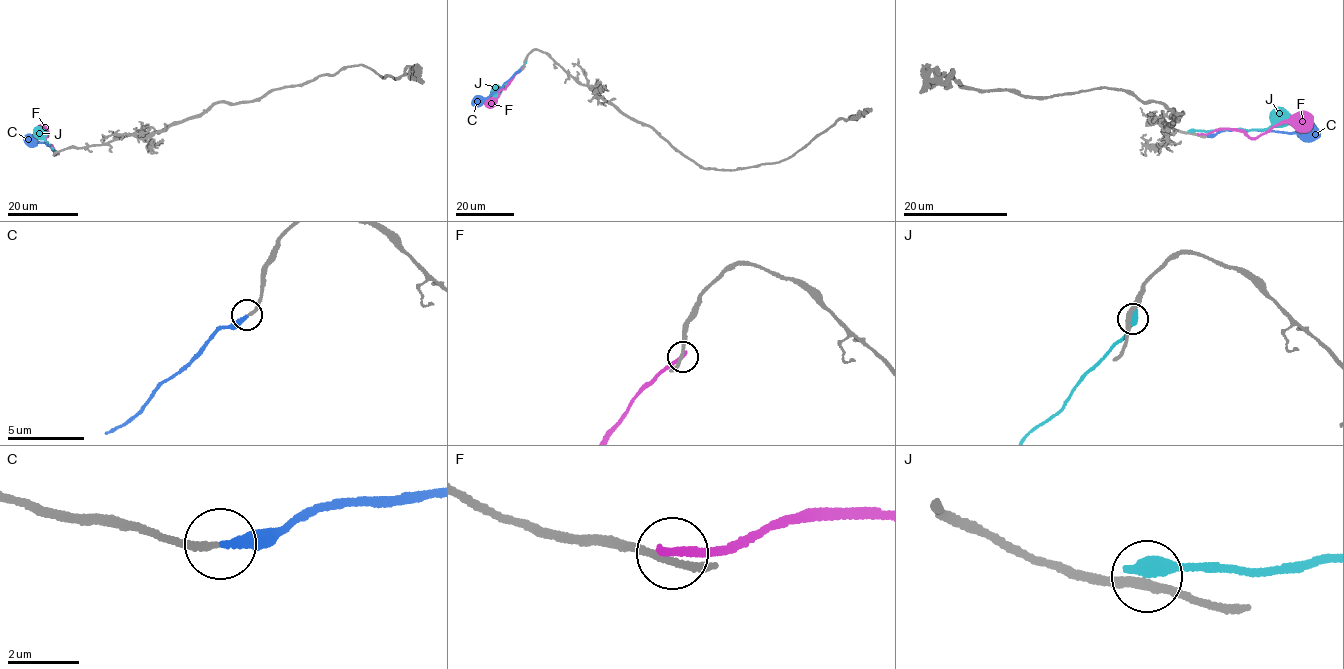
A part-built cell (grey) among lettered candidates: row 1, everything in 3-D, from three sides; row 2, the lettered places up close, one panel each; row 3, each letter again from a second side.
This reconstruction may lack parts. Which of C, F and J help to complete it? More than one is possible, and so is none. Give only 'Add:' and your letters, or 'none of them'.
Add: C

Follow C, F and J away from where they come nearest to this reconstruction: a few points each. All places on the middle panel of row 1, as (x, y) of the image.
C: (521, 69), (480, 103), (472, 103)
F: (523, 67), (487, 105)
J: (525, 61), (513, 77), (494, 91)

